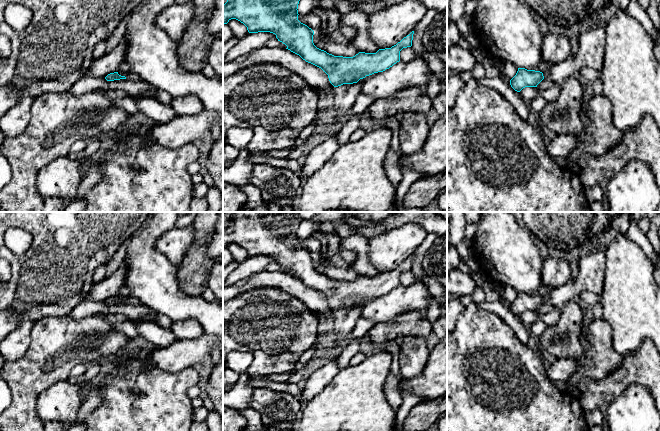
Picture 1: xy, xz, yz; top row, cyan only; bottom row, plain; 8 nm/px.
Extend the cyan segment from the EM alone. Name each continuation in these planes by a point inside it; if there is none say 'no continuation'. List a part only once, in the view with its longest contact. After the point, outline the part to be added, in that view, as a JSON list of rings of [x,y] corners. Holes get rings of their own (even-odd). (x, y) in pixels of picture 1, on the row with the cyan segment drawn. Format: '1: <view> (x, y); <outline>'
1: xz (345, 95); [[[359,83],[343,84],[333,88],[334,109],[338,119],[337,131],[329,135],[324,142],[316,146],[307,156],[301,167],[300,177],[303,183],[319,170],[340,147],[338,143],[338,131],[343,123],[350,118],[351,109],[356,97],[361,93]]]

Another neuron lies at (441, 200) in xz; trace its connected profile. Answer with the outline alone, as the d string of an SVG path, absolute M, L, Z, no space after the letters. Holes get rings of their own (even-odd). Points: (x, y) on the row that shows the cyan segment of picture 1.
M444 190L435 200L435 203L443 211L447 212L447 190Z

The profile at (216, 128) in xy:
M215 123L212 126L212 133L211 133L211 137L210 137L212 144L215 143L220 138L221 133L222 133L222 126L218 123Z

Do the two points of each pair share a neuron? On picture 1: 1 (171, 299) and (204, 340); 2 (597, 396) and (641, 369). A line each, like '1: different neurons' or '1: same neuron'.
1: different neurons
2: same neuron

